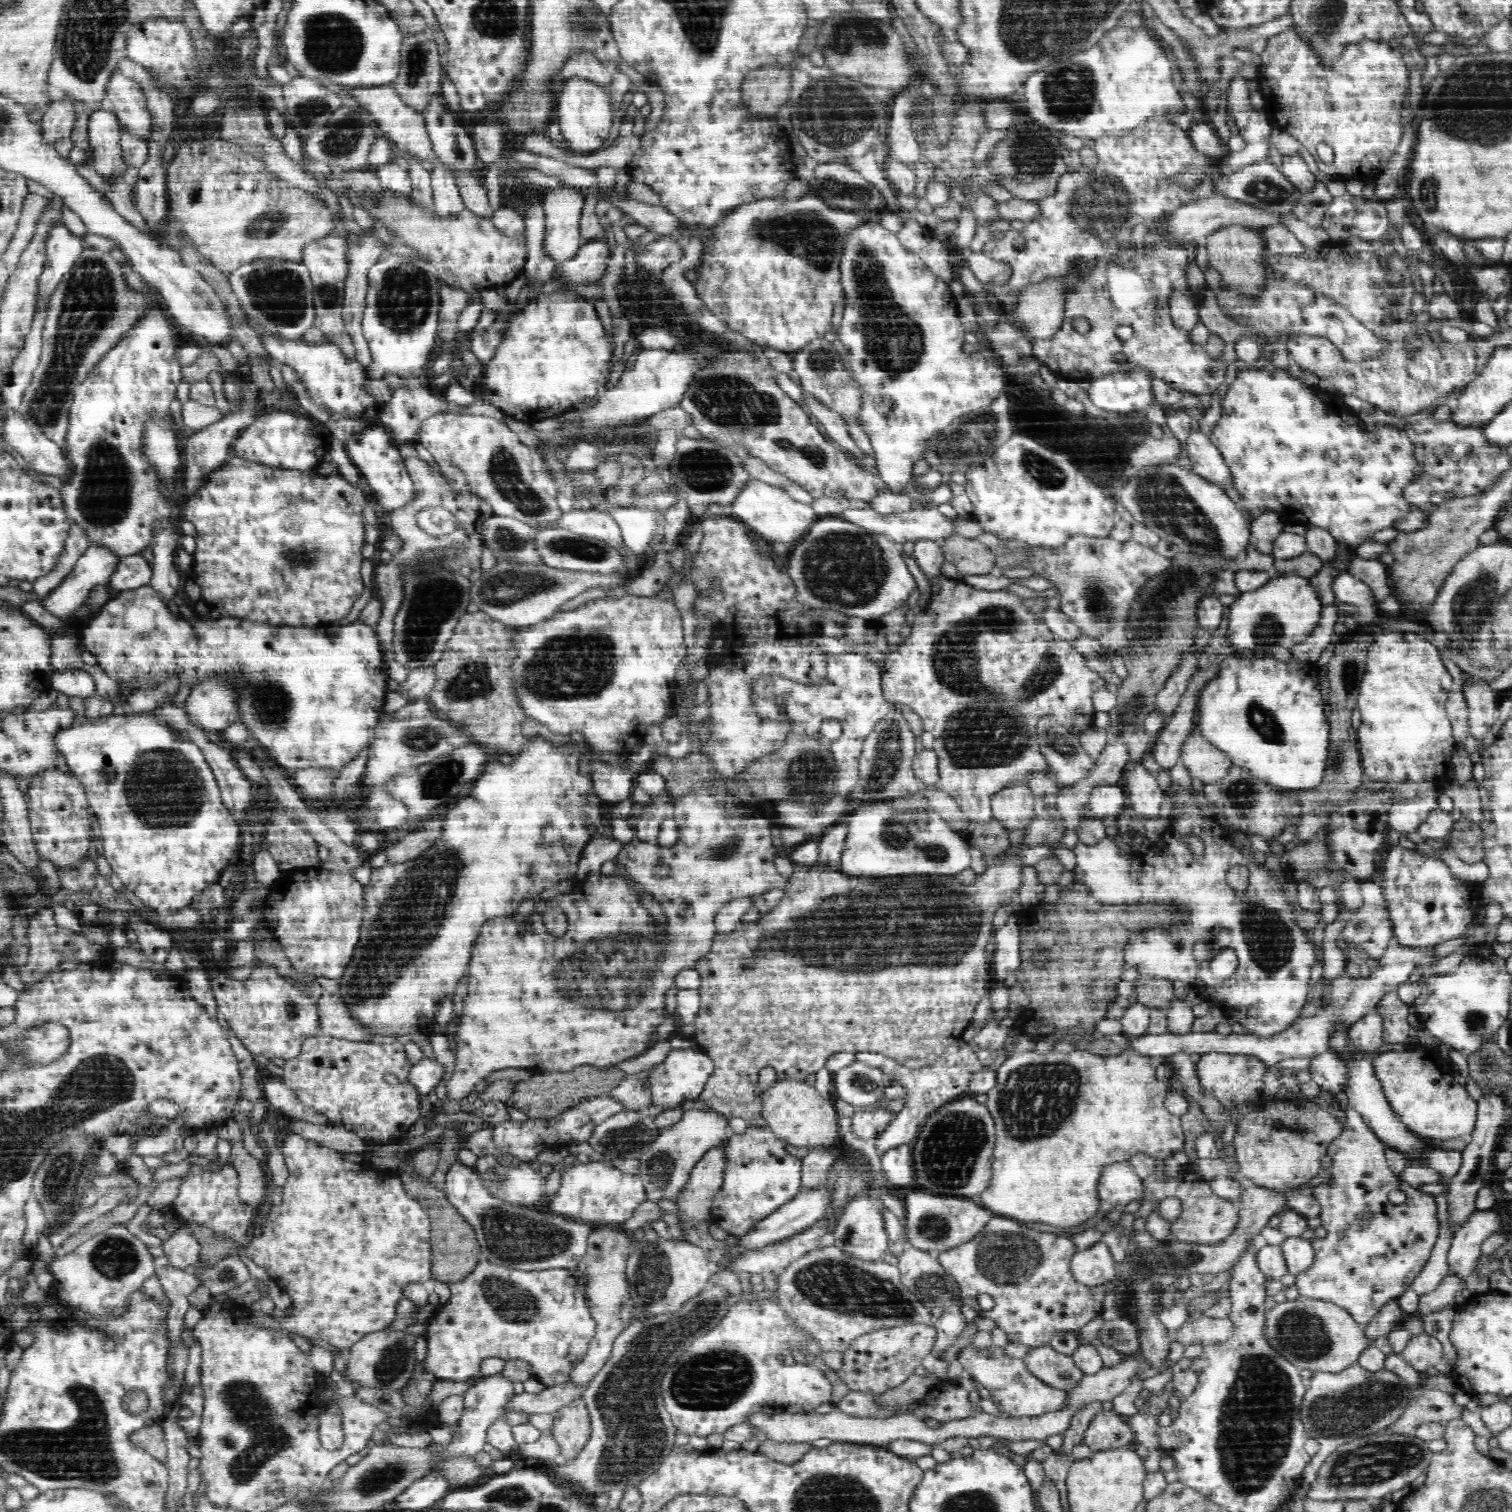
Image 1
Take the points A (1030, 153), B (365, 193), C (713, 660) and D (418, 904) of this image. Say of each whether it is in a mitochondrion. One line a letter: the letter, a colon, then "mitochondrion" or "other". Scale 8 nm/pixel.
A: mitochondrion
B: mitochondrion
C: other
D: mitochondrion

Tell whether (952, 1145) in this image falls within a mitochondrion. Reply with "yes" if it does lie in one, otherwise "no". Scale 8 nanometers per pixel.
yes

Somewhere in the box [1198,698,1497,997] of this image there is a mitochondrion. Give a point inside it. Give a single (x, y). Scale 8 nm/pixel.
(1268, 940)

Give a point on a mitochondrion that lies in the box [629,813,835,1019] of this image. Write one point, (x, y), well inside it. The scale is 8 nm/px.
(727, 847)

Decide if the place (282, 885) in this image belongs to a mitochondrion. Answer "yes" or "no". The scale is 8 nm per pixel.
no

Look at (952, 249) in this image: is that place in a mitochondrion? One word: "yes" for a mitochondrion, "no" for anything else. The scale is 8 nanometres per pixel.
no

